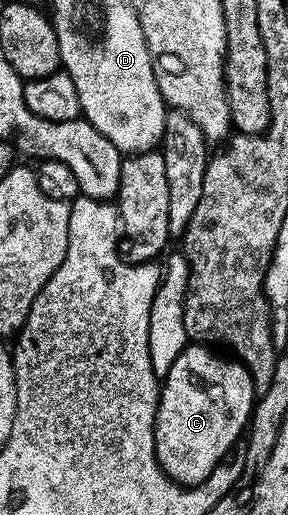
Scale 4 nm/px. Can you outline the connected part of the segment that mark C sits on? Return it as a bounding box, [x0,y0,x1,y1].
[156,345,256,487]

